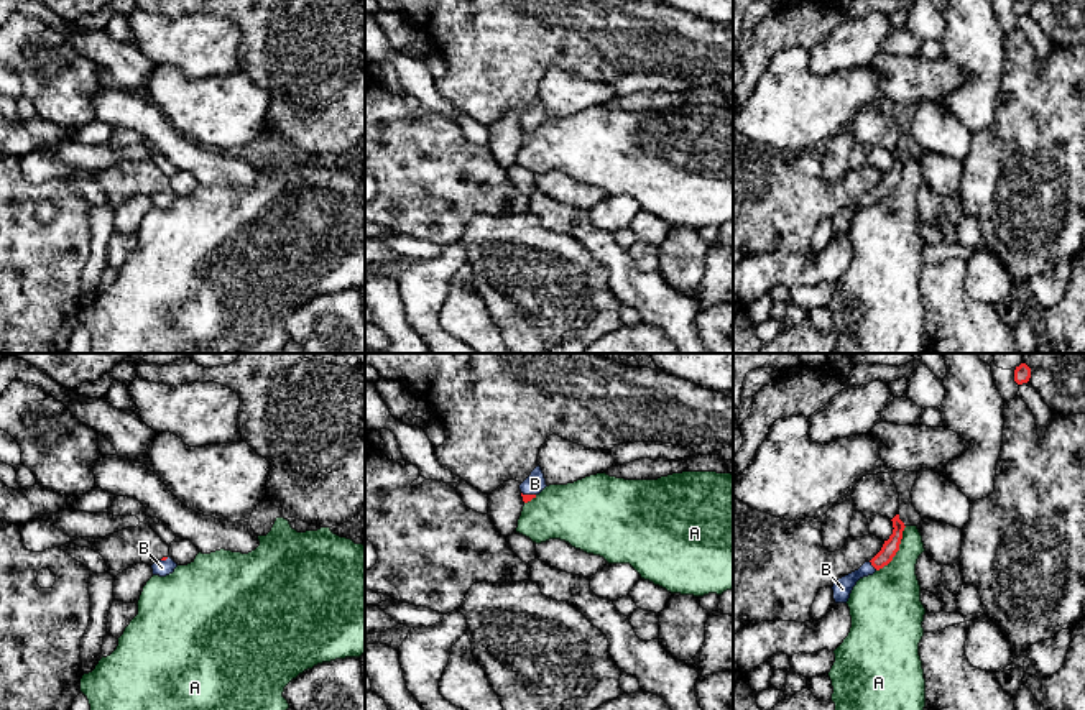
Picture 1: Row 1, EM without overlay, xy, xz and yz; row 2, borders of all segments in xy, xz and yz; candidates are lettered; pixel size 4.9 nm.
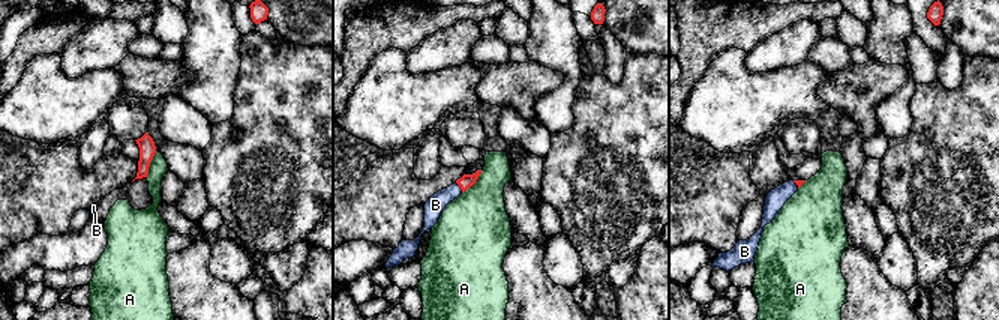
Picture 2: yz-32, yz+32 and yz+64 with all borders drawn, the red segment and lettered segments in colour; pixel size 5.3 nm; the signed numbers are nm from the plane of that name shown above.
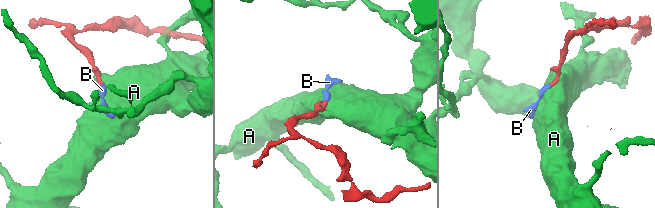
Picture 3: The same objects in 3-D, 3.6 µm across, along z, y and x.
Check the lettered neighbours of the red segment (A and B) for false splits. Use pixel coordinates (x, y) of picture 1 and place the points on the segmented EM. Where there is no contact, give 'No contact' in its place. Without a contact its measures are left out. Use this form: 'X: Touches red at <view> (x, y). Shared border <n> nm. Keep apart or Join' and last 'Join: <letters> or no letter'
A: Touches red at yz (898, 549). Shared border 260 nm. Keep apart
B: Touches red at yz (873, 566). Shared border 60 nm. Join
Join: B

